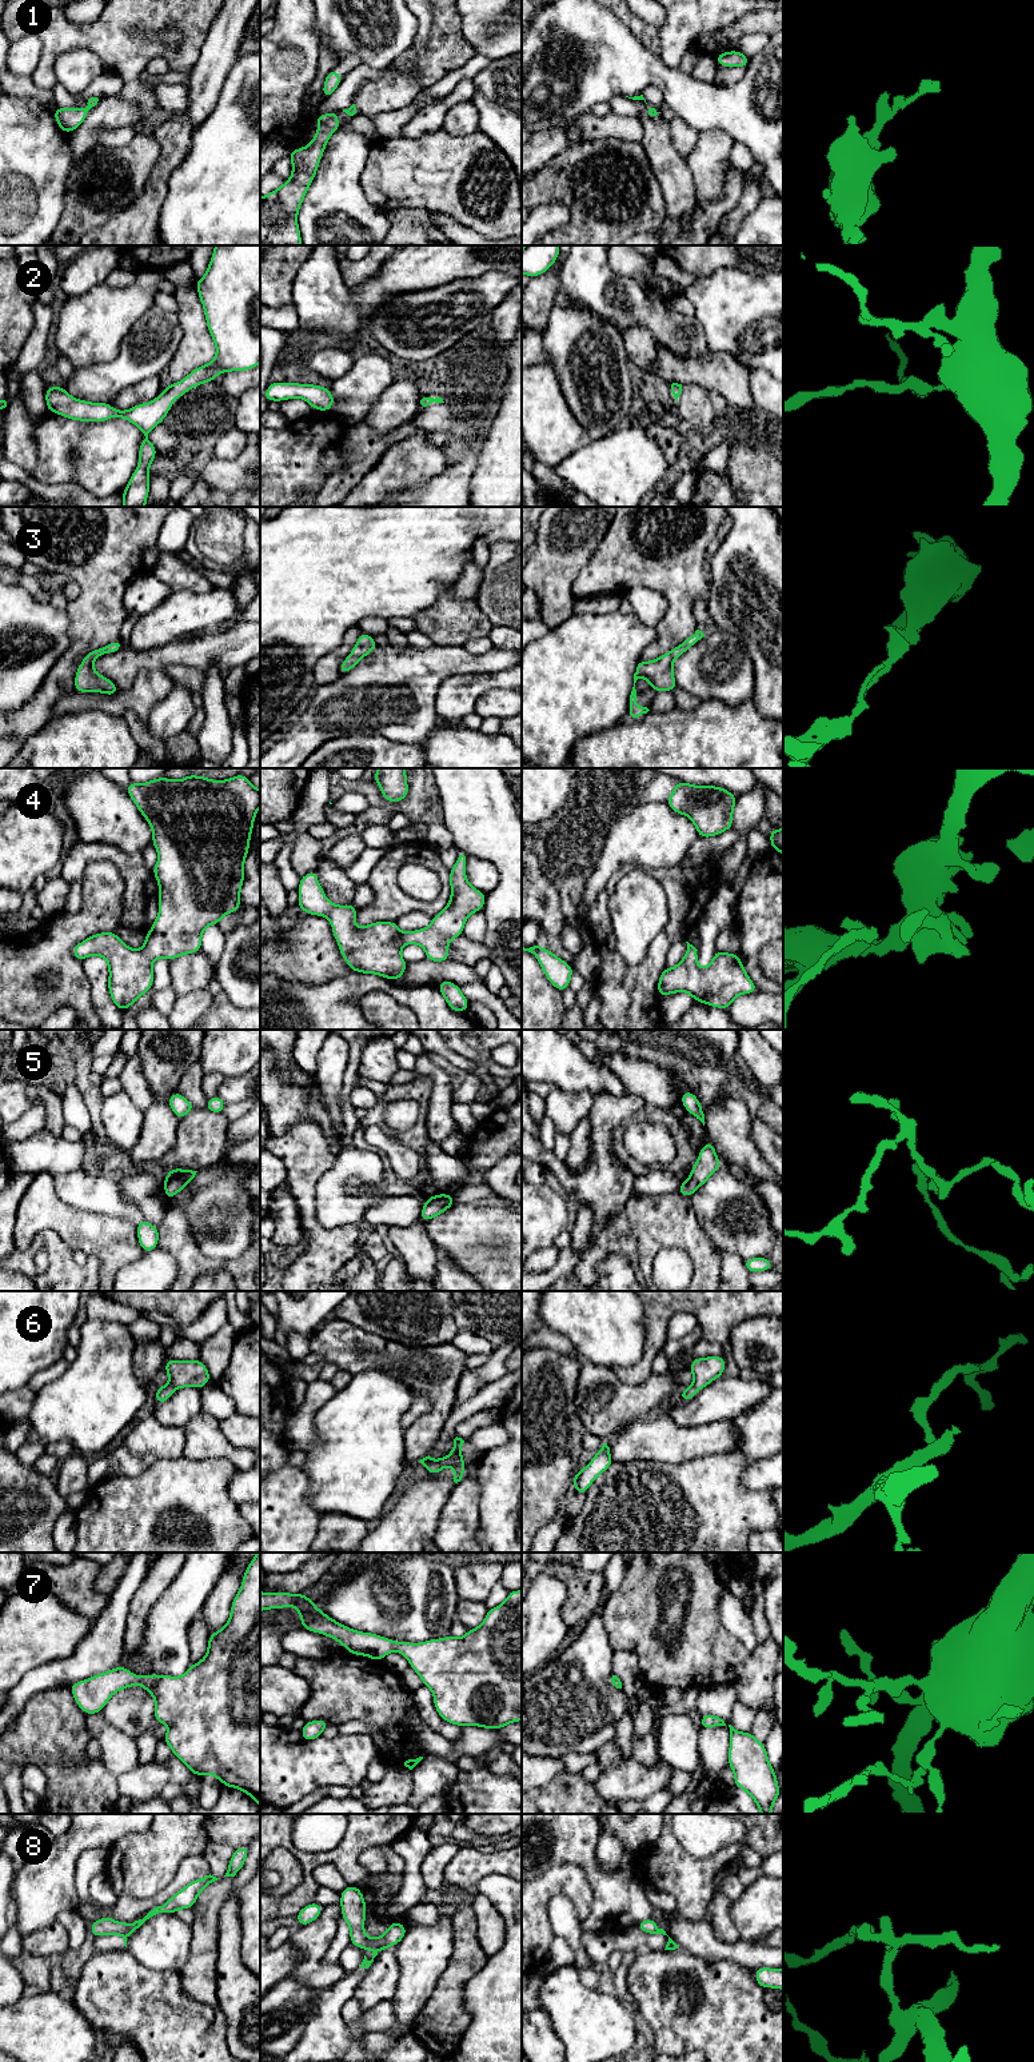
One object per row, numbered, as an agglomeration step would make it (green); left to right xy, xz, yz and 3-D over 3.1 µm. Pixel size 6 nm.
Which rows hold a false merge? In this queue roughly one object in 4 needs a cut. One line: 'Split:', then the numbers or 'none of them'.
Split: 5, 8

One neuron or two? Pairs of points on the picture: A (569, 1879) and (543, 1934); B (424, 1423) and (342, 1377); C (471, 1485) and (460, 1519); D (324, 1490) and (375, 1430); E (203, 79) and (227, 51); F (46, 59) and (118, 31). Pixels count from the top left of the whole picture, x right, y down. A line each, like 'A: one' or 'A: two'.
A: one
B: two
C: one
D: one
E: one
F: one

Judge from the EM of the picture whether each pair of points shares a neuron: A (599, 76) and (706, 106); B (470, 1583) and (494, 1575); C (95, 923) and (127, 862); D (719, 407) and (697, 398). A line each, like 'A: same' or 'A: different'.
A: same
B: same
C: different
D: different

